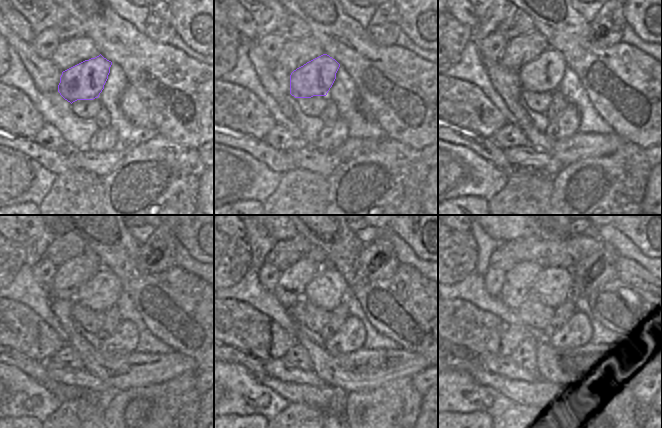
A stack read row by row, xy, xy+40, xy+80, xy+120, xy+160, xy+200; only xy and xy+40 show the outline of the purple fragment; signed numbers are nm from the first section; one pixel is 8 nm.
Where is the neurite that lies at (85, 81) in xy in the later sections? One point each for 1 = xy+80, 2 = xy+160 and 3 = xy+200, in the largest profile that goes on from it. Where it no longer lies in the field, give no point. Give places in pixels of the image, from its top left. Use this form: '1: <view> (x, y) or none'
1: xy+80 (543, 74)
2: xy+160 (325, 290)
3: xy+200 (552, 285)

